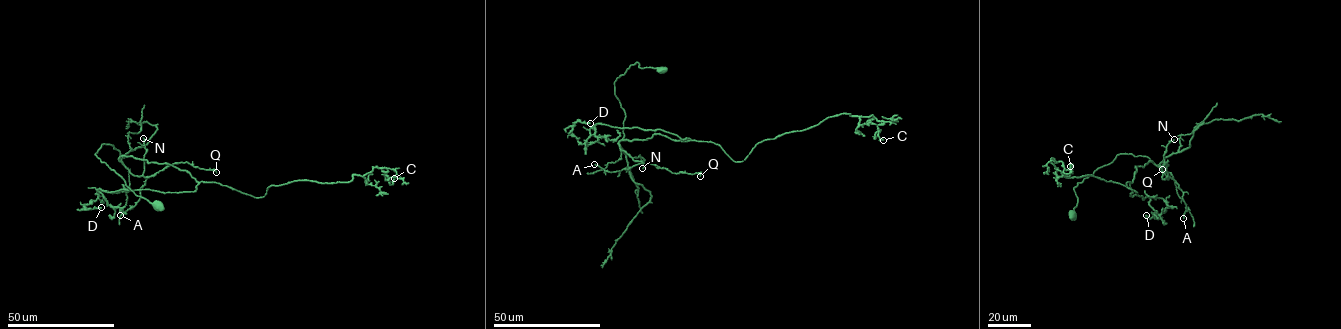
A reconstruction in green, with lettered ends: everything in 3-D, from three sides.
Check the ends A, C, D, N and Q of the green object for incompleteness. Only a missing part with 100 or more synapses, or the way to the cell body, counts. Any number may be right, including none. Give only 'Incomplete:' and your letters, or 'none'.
Incomplete: none

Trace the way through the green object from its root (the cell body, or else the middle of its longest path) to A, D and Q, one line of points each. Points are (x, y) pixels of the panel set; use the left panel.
A: (158, 205), (137, 196), (98, 158), (103, 144), (119, 151), (133, 175), (154, 175), (120, 215)
D: (158, 205), (98, 158), (103, 144), (199, 183), (191, 192), (96, 189), (83, 207), (101, 207)
Q: (158, 205), (137, 196), (98, 158), (101, 145), (113, 146), (135, 175), (153, 176), (186, 162), (216, 172)

